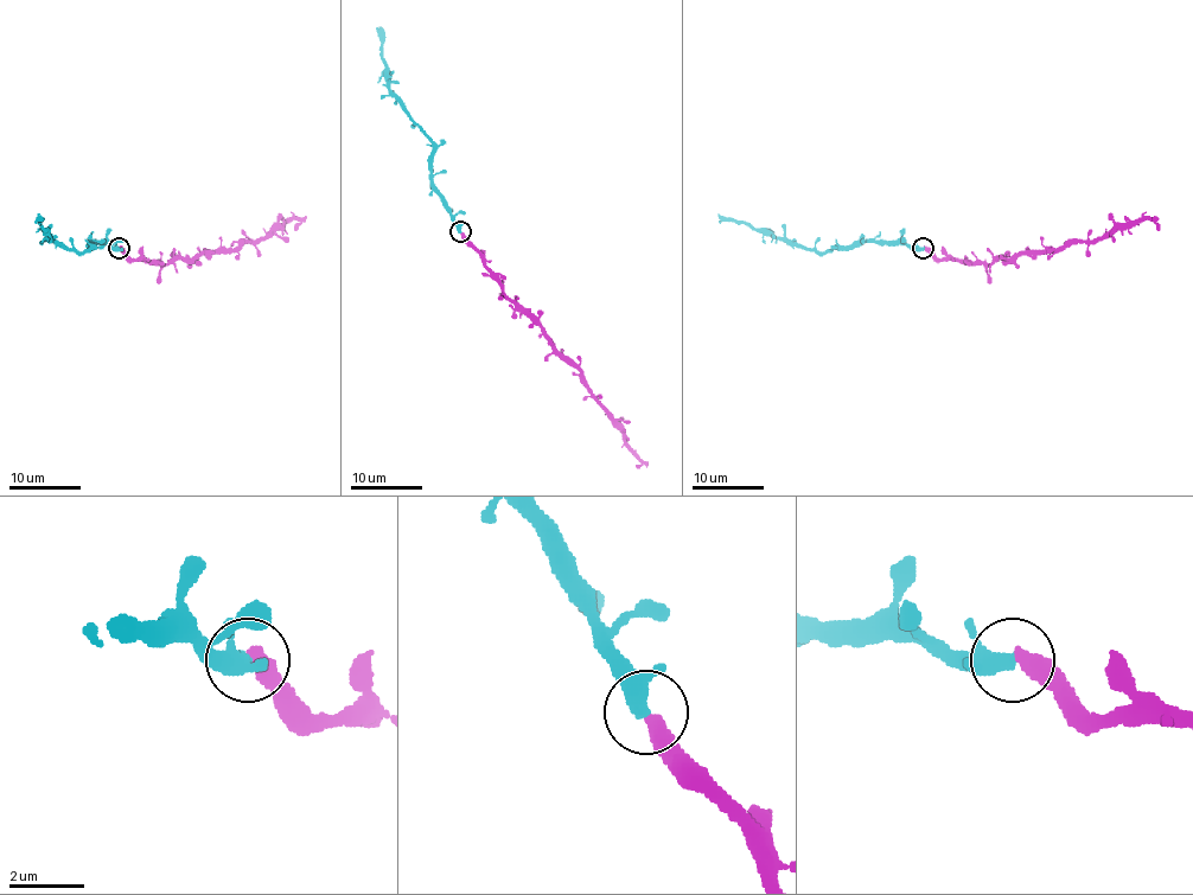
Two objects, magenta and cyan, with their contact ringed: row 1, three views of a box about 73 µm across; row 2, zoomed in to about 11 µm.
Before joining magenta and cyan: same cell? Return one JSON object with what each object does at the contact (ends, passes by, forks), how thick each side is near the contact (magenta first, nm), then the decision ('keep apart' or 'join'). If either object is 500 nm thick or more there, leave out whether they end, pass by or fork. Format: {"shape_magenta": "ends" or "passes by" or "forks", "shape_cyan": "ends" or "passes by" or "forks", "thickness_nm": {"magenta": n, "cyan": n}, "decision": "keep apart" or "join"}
{"shape_magenta": "ends", "shape_cyan": "forks", "thickness_nm": {"magenta": 480, "cyan": 280}, "decision": "join"}

